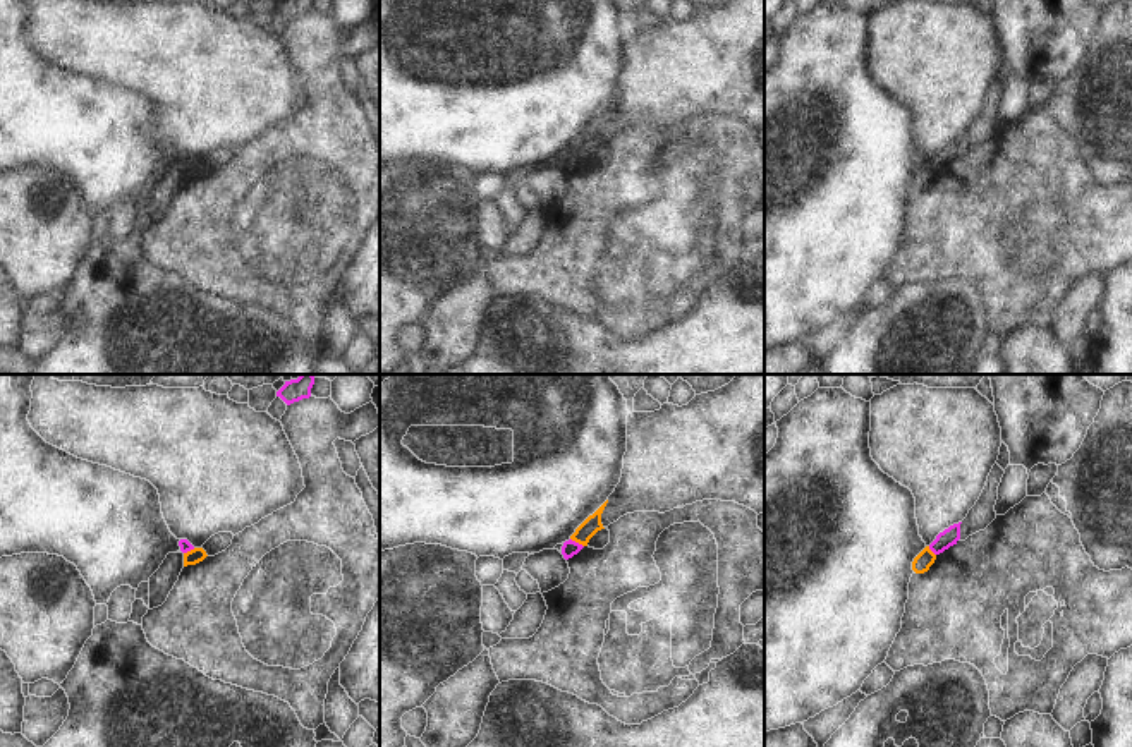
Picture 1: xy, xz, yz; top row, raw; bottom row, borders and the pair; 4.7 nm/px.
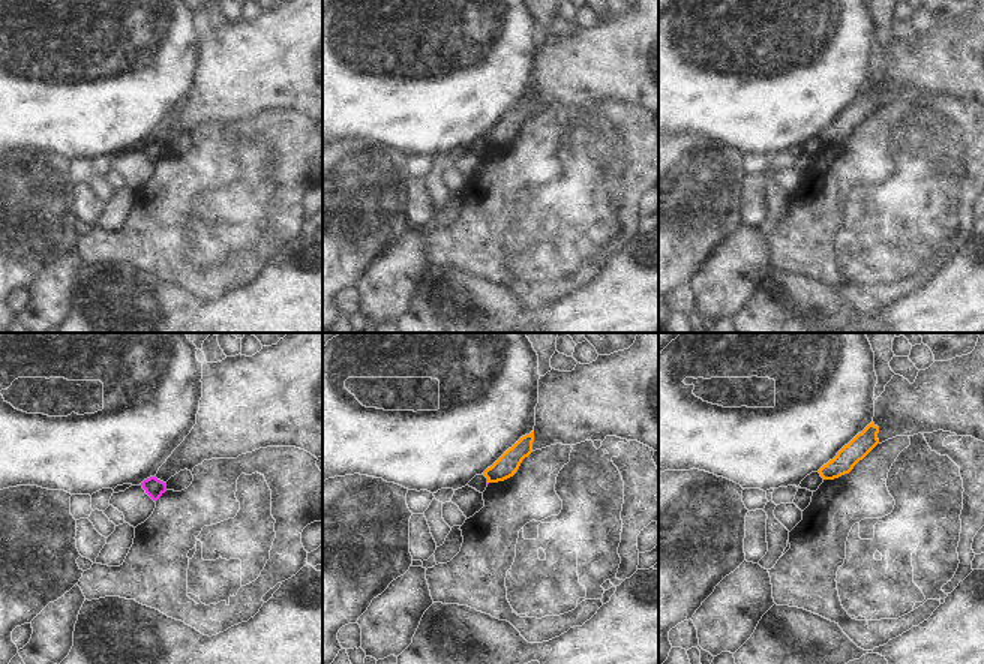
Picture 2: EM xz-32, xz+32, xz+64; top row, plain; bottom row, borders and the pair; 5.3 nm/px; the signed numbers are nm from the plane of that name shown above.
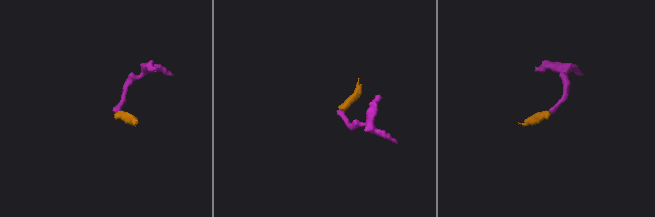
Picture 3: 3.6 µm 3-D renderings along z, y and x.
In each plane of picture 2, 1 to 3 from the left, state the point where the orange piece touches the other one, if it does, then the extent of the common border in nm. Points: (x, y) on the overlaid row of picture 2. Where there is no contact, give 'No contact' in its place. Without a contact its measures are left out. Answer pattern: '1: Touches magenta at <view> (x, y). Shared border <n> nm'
1: No contact
2: No contact
3: No contact.

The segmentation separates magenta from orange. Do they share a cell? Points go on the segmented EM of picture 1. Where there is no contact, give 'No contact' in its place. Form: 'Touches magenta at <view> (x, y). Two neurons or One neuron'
Touches magenta at xz (578, 543). Two neurons.

